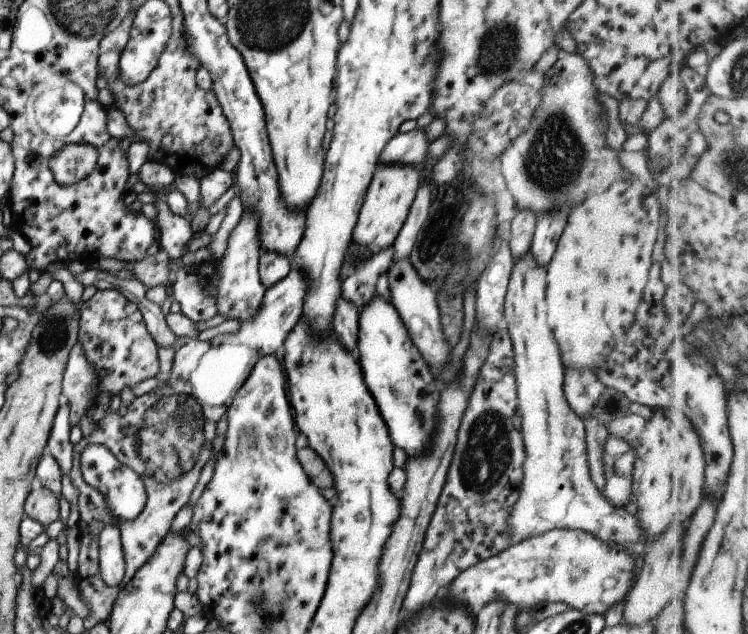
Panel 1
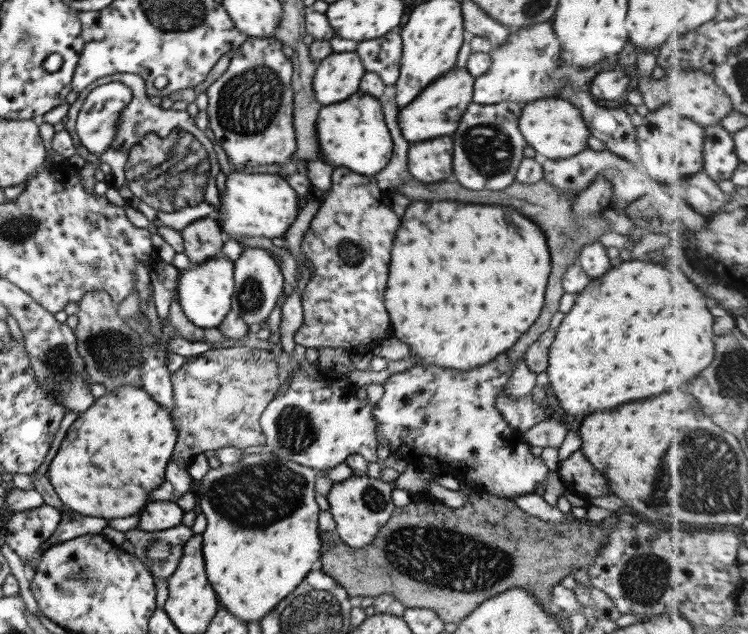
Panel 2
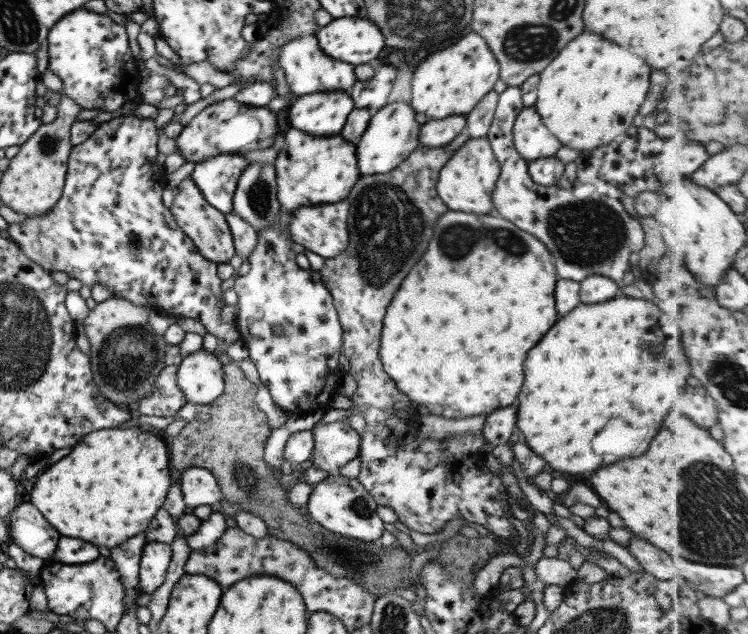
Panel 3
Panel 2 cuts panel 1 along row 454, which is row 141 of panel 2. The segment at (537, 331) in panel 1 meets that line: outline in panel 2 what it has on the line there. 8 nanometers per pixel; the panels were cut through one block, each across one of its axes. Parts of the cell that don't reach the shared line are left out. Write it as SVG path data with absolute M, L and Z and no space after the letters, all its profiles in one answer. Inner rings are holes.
M559 97L538 98L522 105L518 118L518 131L526 146L533 148L538 159L564 159L586 148L589 129L580 110L569 101Z

